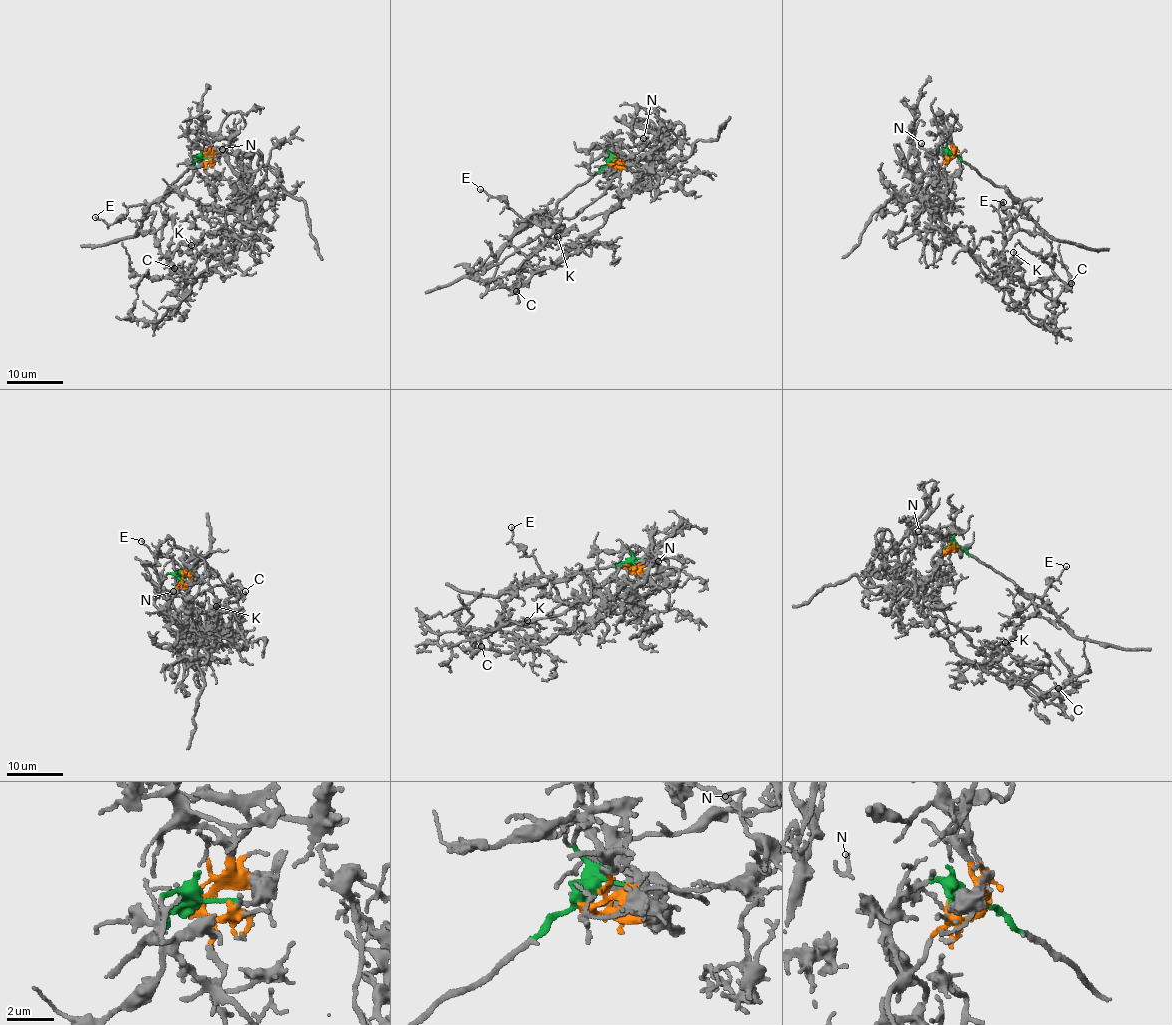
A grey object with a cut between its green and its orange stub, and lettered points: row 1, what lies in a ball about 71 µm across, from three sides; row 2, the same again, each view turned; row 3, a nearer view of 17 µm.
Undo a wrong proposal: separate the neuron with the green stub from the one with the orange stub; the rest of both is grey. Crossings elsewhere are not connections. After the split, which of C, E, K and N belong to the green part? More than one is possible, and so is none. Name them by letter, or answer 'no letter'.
E

